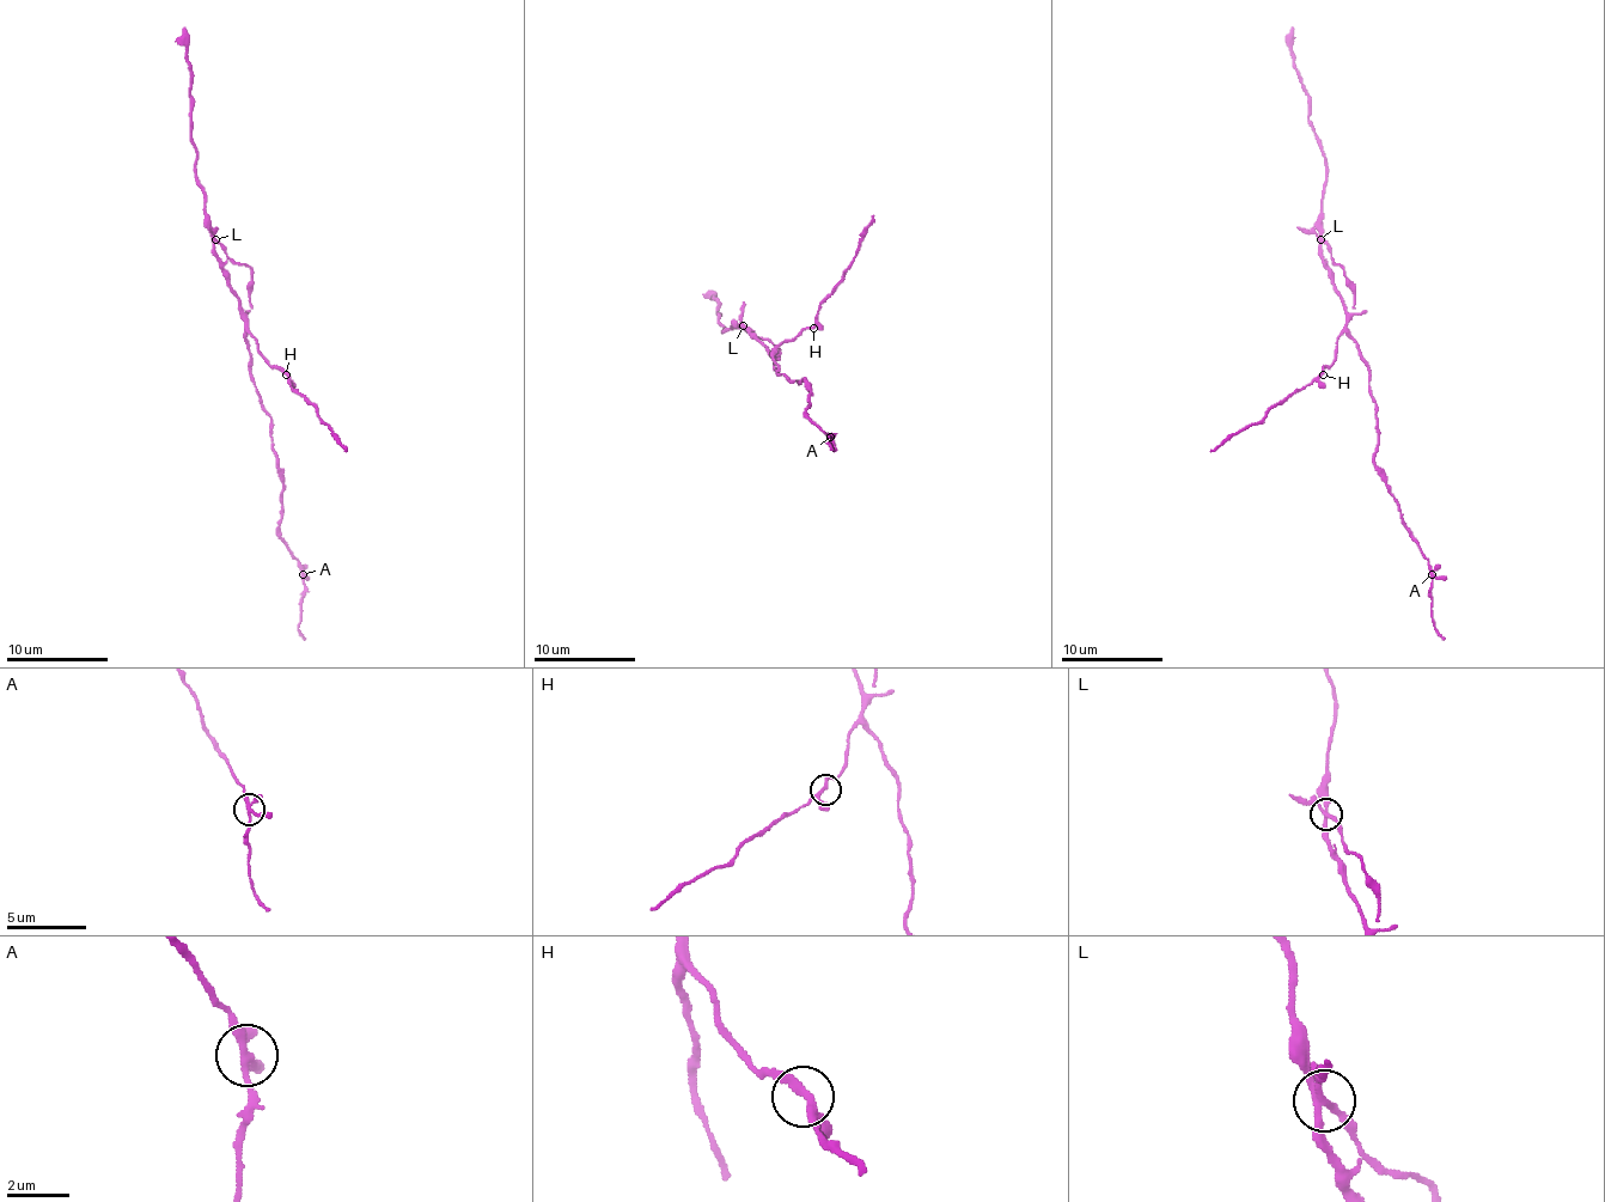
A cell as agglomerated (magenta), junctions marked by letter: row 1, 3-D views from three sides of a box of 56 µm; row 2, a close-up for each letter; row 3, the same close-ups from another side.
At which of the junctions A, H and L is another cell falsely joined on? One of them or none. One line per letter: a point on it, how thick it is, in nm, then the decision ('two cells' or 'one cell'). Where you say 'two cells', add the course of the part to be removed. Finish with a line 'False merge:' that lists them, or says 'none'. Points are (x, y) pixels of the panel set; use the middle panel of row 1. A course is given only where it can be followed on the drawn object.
A: (830, 437) | 260 nm | one cell
H: (813, 328) | 220 nm | one cell
L: (743, 325) | 240 nm | two cells | (742, 325), (777, 348), (780, 360)
False merge: L

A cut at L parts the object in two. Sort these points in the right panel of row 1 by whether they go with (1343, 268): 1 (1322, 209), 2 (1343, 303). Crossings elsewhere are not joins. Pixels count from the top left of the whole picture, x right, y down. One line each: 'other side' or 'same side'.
1: other side
2: other side

